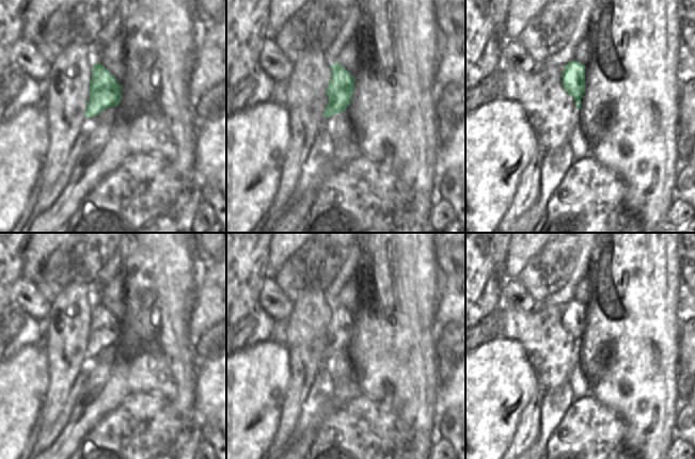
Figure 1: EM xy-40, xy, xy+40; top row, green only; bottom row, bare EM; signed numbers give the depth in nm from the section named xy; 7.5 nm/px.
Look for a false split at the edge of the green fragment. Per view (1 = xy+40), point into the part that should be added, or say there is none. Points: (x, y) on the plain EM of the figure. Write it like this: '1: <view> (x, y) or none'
1: none

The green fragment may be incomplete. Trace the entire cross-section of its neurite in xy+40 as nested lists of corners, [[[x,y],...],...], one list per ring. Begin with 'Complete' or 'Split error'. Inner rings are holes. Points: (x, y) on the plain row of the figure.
Complete. [[[573,299],[564,305],[562,323],[581,348],[581,338],[585,332],[585,304]]]

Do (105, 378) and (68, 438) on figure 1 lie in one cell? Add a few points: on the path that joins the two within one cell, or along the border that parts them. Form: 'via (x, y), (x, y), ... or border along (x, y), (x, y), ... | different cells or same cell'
via (101, 393), (79, 423) | same cell

